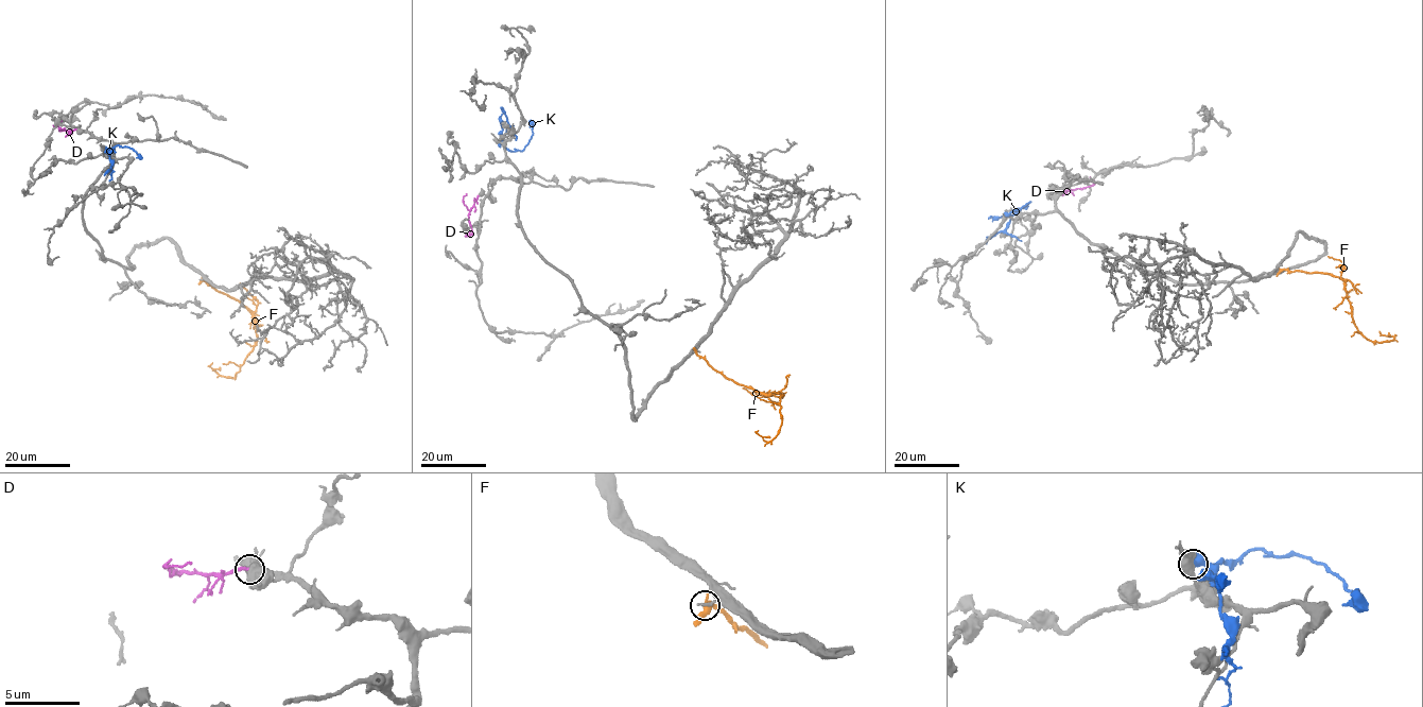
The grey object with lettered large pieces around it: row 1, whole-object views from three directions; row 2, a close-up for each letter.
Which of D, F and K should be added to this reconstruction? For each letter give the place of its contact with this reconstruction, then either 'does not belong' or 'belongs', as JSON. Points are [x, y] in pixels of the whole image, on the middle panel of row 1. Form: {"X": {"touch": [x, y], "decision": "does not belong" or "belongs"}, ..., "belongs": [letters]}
{"D": {"touch": [480, 195], "decision": "does not belong"}, "F": {"touch": [695, 350], "decision": "does not belong"}, "K": {"touch": [499, 142], "decision": "does not belong"}, "belongs": []}

